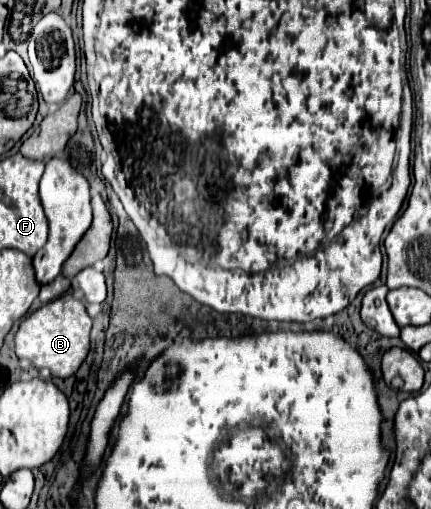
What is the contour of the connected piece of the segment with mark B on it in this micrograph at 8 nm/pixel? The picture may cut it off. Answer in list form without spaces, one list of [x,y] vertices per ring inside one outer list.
[[[70,293],[46,303],[44,307],[40,307],[38,311],[34,311],[32,315],[28,315],[22,323],[20,329],[16,333],[16,357],[18,359],[30,359],[34,367],[42,369],[50,369],[54,377],[70,377],[78,371],[78,367],[82,365],[82,361],[88,355],[88,347],[90,347],[90,329],[92,329],[92,319],[86,313],[84,303],[86,297],[72,297]]]

